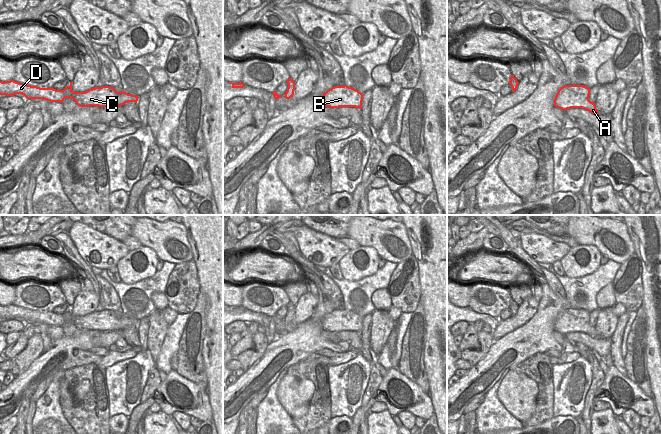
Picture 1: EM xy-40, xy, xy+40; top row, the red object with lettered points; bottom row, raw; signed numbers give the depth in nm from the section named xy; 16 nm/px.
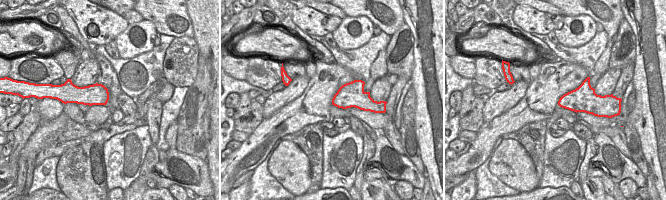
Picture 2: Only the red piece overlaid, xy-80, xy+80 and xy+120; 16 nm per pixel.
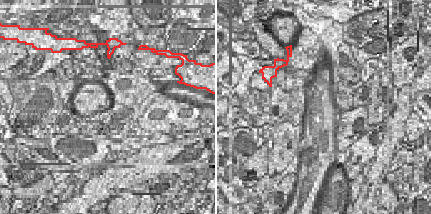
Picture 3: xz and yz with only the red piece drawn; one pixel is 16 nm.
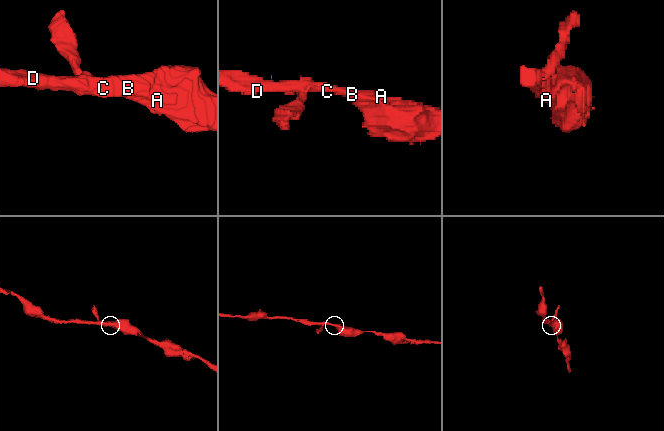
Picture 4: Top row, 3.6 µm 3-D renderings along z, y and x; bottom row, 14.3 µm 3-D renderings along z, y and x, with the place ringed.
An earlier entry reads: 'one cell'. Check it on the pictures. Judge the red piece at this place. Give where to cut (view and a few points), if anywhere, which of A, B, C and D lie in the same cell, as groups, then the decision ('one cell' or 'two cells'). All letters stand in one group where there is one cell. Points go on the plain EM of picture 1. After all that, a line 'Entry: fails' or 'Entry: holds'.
no cut; A B C D; one cell
Entry: holds

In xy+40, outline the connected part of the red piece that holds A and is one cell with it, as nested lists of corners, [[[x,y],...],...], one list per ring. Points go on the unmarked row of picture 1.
[[[564,309],[554,323],[554,330],[562,334],[582,332],[592,338],[599,338],[595,327],[589,324],[590,312],[584,309]]]

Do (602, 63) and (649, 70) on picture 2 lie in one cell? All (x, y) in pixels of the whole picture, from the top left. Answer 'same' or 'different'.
different

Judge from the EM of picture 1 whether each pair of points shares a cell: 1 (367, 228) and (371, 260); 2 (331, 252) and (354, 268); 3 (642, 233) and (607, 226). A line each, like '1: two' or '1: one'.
1: two
2: two
3: two

